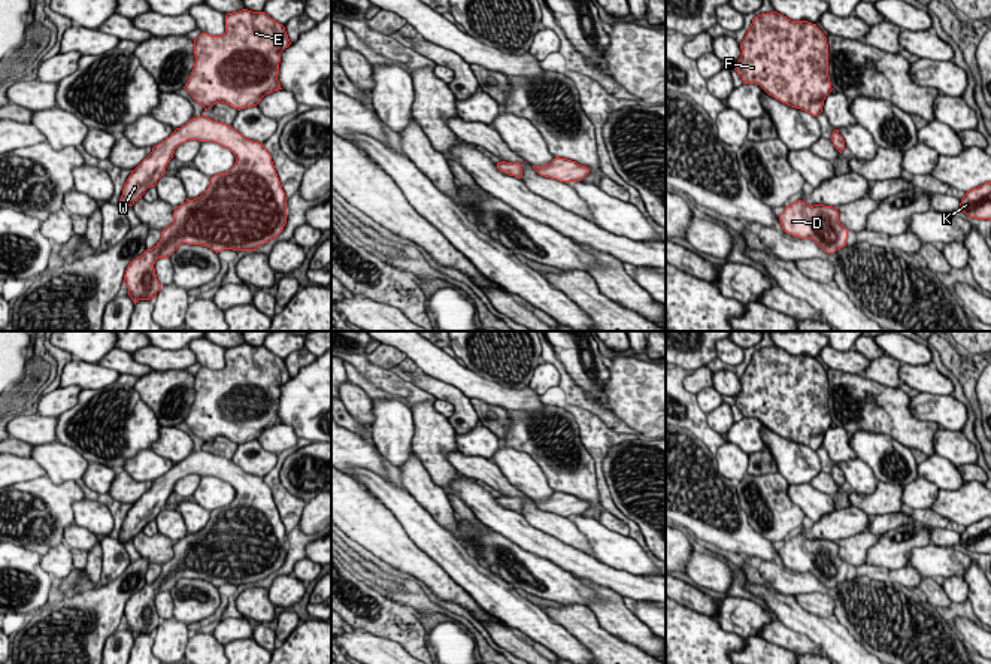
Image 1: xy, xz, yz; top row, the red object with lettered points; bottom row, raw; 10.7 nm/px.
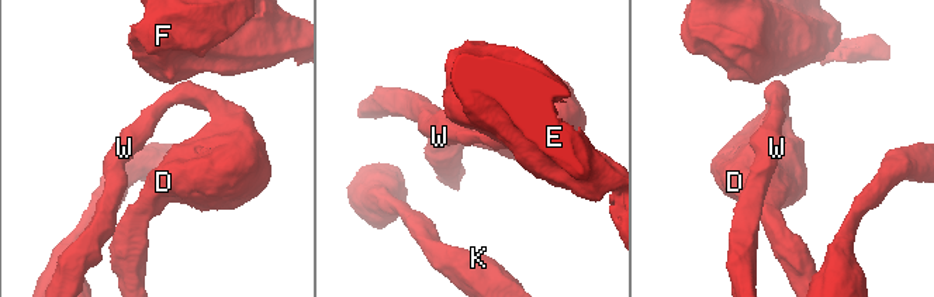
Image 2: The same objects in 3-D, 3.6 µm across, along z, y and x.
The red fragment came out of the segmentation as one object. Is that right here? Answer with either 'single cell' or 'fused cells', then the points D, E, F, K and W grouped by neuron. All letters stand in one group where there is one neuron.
single cell; D E F K W

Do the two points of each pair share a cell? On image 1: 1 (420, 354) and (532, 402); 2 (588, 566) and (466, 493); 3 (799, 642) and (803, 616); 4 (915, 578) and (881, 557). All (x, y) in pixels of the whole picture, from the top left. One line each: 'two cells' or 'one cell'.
1: one cell
2: one cell
3: two cells
4: two cells

